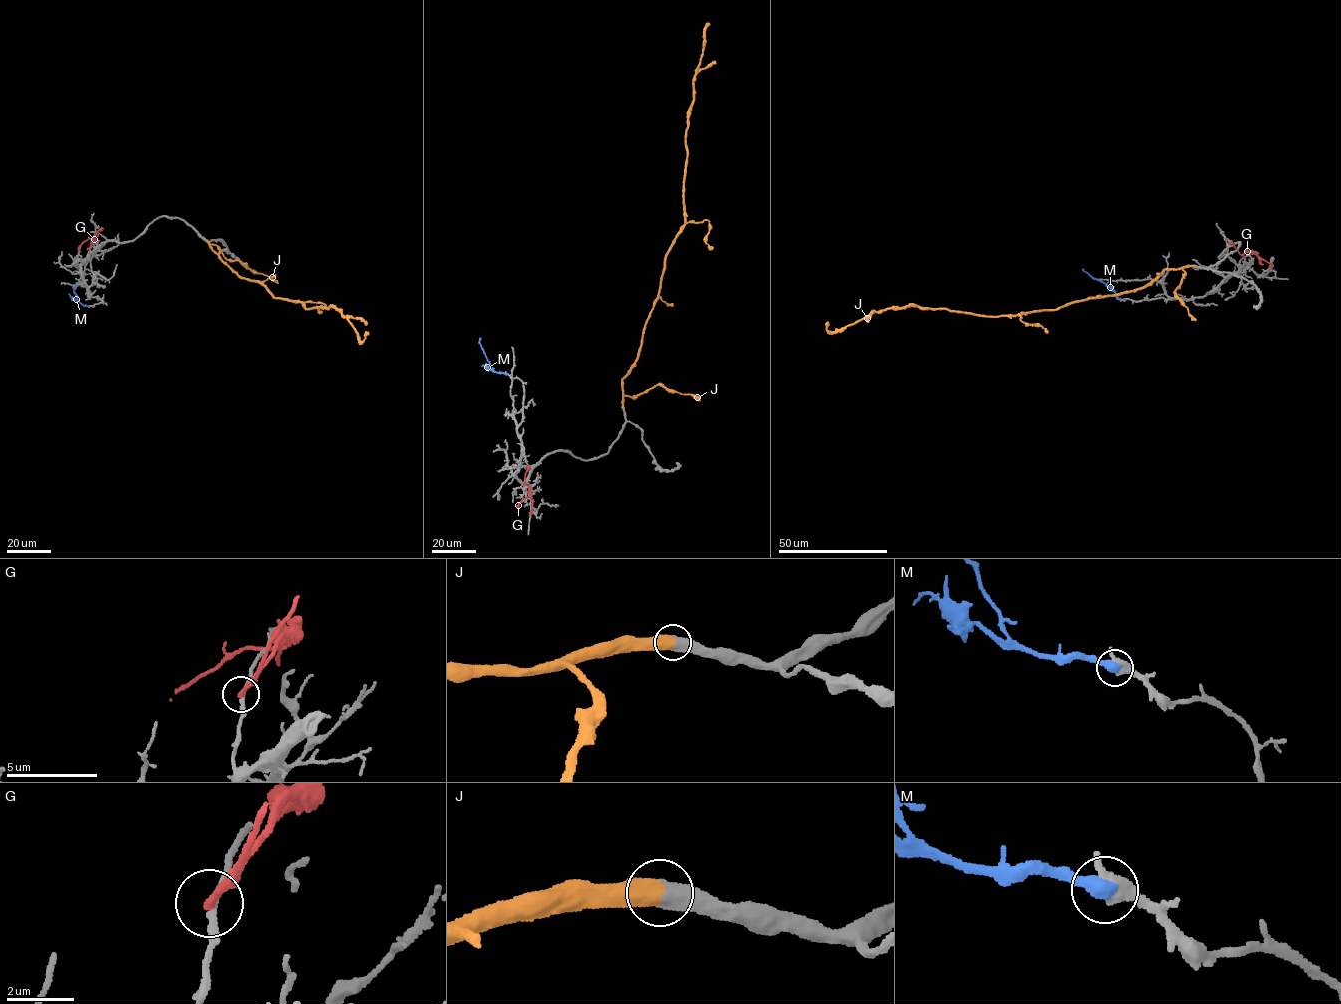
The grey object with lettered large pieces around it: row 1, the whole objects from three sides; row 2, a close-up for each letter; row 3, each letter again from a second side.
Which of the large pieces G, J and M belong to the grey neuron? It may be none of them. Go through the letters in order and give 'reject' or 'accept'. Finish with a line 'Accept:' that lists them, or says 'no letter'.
G: reject
J: accept
M: reject
Accept: J

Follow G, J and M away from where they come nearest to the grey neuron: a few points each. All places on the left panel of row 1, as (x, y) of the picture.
G: (90, 243), (95, 235), (95, 240), (87, 249)
J: (207, 240), (240, 276), (257, 281), (275, 298), (302, 303), (307, 309), (332, 306), (361, 342), (369, 332)
M: (89, 306), (78, 301), (73, 290), (76, 284)

